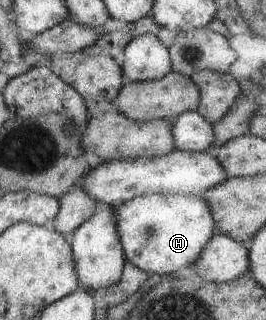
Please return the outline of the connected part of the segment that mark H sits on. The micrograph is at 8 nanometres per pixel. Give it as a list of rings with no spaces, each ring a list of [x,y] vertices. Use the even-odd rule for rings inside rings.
[[[173,150],[172,153],[154,158],[104,161],[89,170],[82,188],[102,205],[112,205],[117,212],[117,227],[125,256],[143,271],[160,277],[187,274],[190,266],[200,260],[205,246],[216,234],[209,204],[199,195],[228,180],[221,162],[209,150],[190,152]]]

